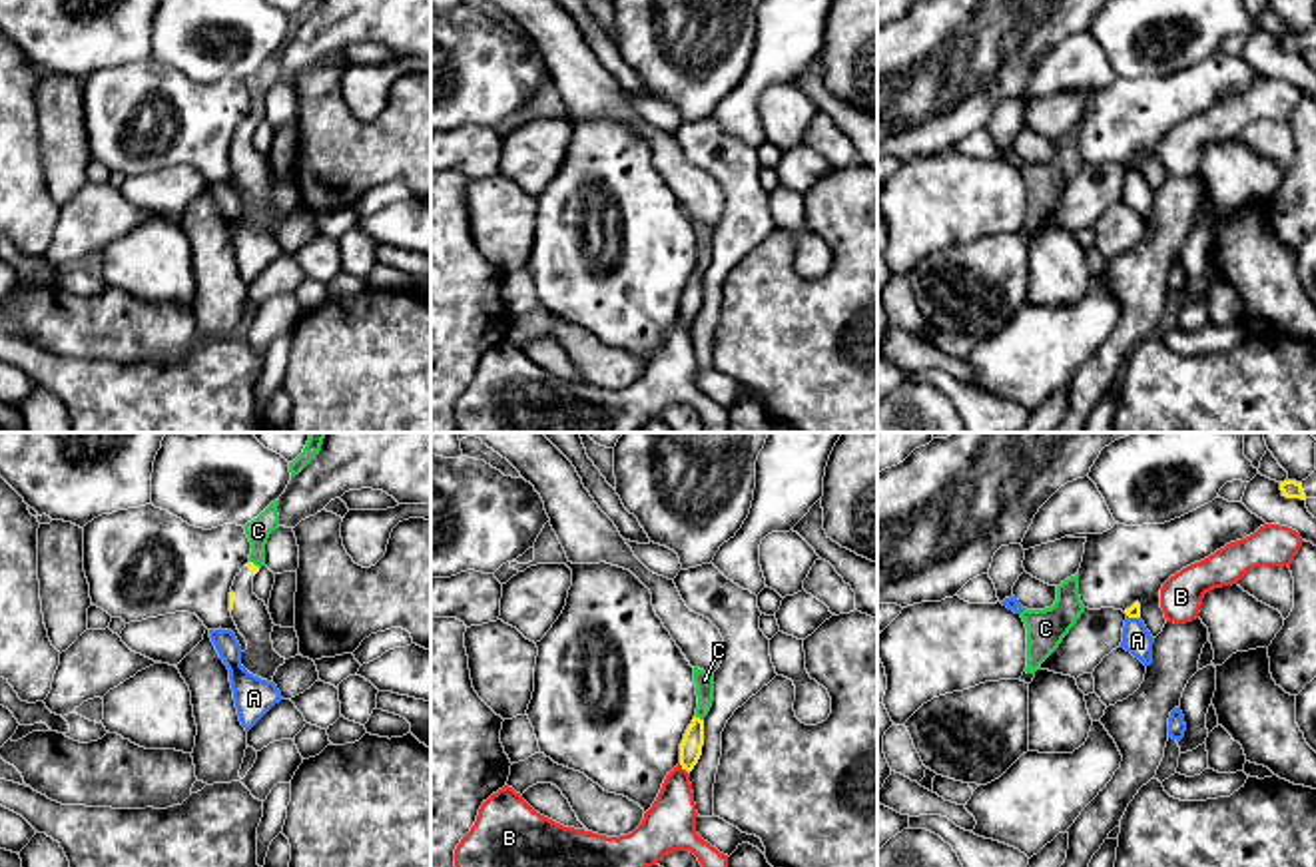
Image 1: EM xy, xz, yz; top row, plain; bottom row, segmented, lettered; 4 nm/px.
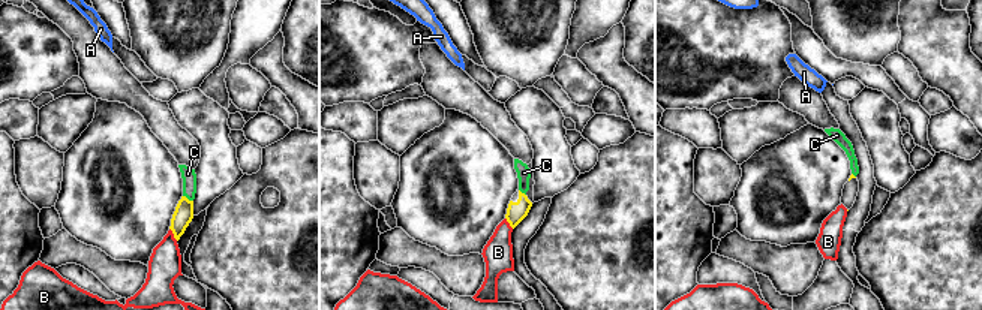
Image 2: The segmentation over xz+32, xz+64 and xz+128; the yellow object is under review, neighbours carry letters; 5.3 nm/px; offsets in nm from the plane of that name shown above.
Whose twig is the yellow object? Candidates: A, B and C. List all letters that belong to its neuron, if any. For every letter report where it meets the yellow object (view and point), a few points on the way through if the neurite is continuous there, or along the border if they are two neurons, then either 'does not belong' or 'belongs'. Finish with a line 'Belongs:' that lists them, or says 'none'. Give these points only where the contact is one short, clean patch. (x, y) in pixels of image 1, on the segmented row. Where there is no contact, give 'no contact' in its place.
A: meets yellow in yz at (1133, 616); border along yz (1127, 614), (1139, 618); does not belong
B: meets yellow in xz at (684, 768); does not belong
C: meets yellow in xz at (698, 718); border along xz (694, 716), (702, 720); does not belong
Belongs: none

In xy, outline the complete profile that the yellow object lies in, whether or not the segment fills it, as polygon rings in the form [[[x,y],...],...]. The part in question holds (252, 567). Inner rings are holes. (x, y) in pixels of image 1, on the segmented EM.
[[[247,562],[241,572],[235,576],[229,592],[229,612],[247,642],[247,650],[241,652],[241,666],[267,682],[273,682],[273,676],[279,666],[285,664],[273,650],[271,632],[273,620],[263,600],[253,594],[253,576],[259,572],[259,566]]]

